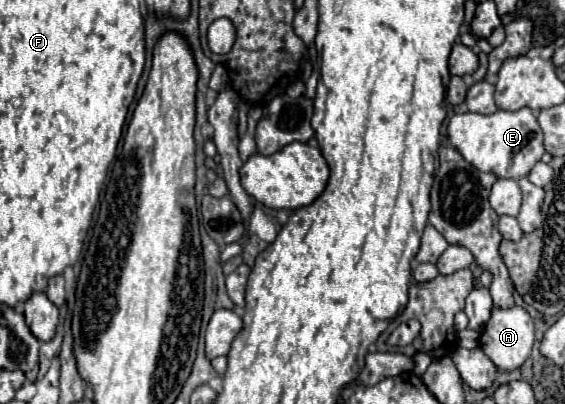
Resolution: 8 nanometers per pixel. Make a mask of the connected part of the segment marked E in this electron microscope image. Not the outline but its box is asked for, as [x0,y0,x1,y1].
[448,108,542,180]

